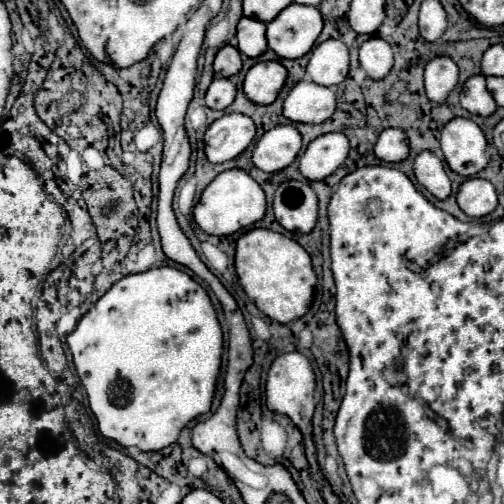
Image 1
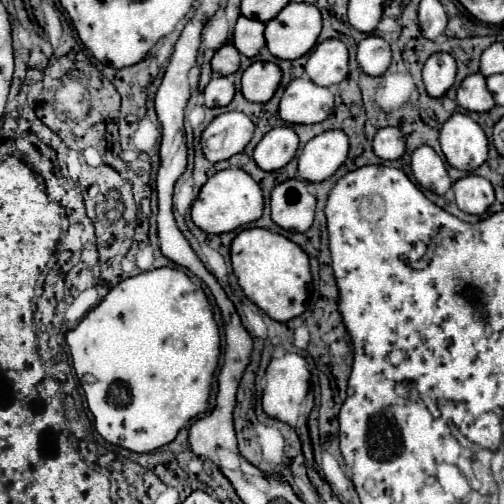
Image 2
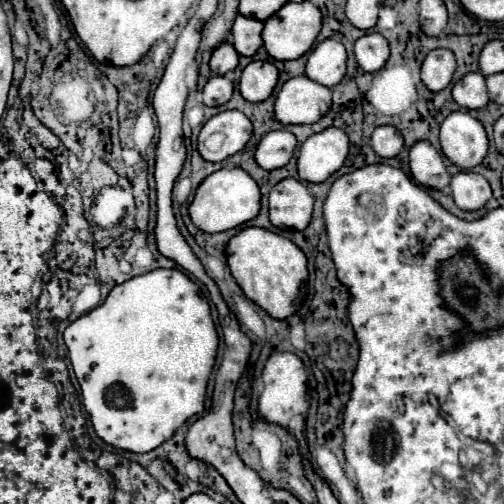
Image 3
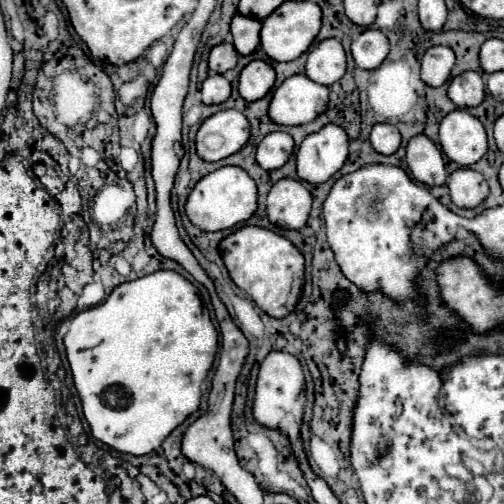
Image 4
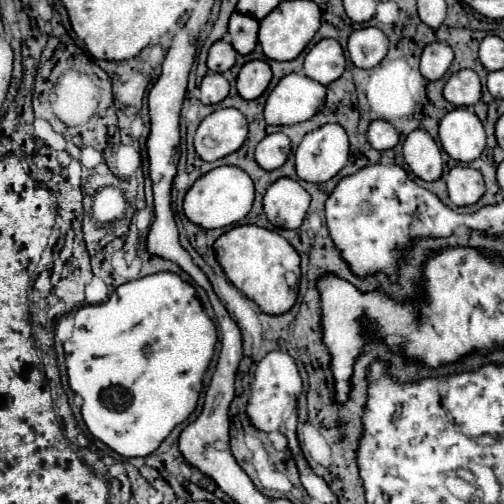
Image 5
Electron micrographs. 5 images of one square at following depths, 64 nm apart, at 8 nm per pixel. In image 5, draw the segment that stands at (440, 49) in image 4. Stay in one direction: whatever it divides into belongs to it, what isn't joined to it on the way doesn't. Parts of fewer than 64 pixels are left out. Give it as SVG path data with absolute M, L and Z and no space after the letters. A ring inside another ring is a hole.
M432 42L424 48L422 60L420 60L420 72L426 80L440 80L450 64L452 64L454 52L446 42Z

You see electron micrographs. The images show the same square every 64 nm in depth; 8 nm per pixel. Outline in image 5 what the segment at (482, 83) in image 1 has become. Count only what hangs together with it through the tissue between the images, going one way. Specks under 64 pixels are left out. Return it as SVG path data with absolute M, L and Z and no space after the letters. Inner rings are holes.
M460 70L454 72L446 86L444 86L444 98L454 106L472 106L480 100L482 84L474 70Z

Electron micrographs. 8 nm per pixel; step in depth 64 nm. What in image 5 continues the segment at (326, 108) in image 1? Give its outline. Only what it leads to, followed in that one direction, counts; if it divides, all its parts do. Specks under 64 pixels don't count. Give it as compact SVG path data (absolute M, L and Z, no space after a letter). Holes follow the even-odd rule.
M302 72L286 74L268 94L266 124L298 124L310 120L324 104L326 88Z

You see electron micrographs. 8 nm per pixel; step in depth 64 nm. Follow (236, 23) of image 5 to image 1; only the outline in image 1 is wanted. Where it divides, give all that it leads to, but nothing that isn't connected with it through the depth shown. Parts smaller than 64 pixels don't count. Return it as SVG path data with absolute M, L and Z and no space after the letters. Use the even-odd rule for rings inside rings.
M242 16L236 28L236 40L238 40L238 50L250 58L260 56L266 50L266 24L260 20L252 20Z

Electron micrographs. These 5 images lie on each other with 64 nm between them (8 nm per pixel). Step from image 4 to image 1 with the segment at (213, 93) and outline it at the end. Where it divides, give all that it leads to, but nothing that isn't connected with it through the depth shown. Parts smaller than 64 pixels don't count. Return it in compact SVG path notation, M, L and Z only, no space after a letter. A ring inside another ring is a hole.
M216 76L206 92L206 106L214 110L224 110L234 102L236 96L236 86L222 76Z

